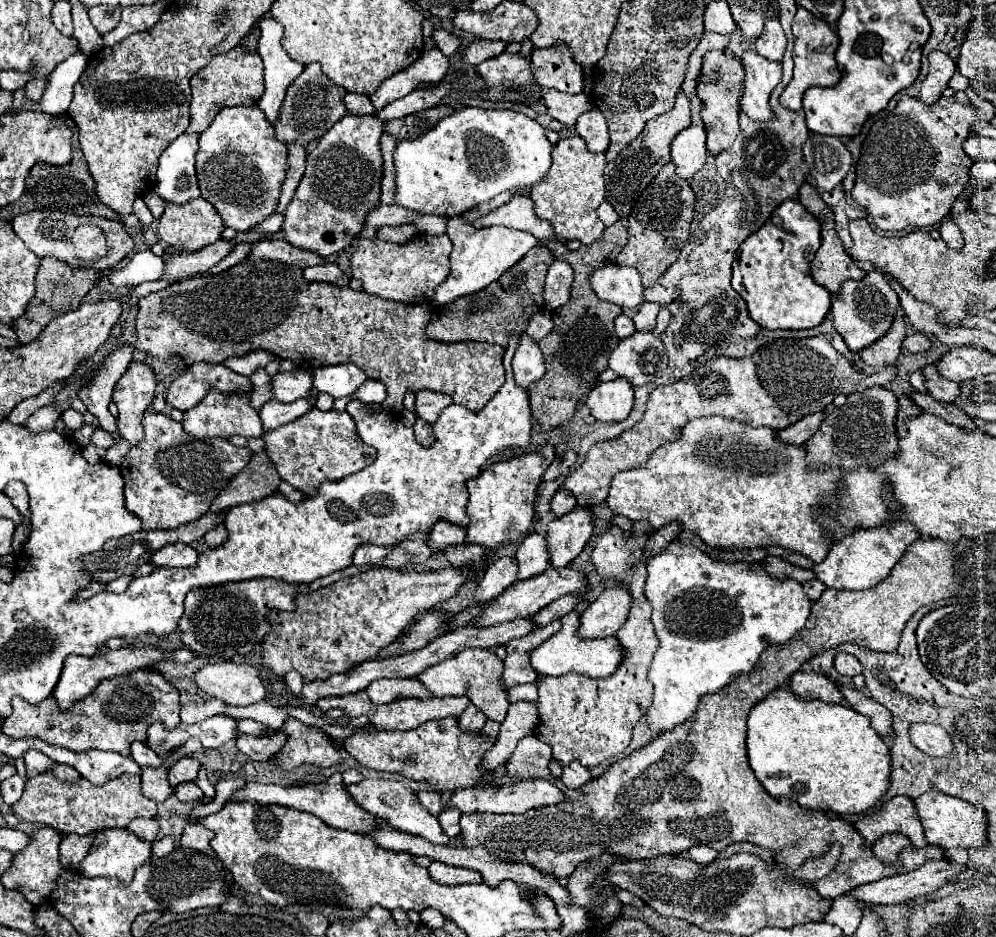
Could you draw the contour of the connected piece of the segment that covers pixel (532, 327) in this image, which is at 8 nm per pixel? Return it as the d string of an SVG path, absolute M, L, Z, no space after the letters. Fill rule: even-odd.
M538 312L538 314L534 314L534 318L530 318L528 328L526 328L526 334L534 342L540 342L552 328L554 328L554 322L550 318L550 312Z

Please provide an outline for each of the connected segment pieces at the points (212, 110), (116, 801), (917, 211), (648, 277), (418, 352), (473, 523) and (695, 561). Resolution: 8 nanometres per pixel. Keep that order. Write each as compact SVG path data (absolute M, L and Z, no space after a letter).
M236 46L226 54L214 56L210 60L210 64L200 70L192 80L192 102L190 102L190 126L188 126L188 134L202 134L210 122L214 120L214 116L218 114L218 110L226 108L226 106L252 106L258 102L258 98L264 94L264 66L262 66L262 58L258 54L248 54L244 52L244 48Z
M46 770L26 780L24 794L12 804L12 812L26 822L44 824L62 834L90 834L104 828L126 828L138 816L154 818L156 802L142 796L140 776L134 774L122 774L102 786L94 786L86 778L80 778L78 782L62 782L50 770Z
M902 96L892 112L872 124L864 140L862 160L856 166L852 198L868 210L876 228L884 232L910 232L924 226L936 226L950 214L952 204L968 184L970 168L974 164L962 150L962 142L968 138L972 122L976 122L974 108L954 102L954 98L942 96L934 106L928 106L918 98Z
M668 162L634 204L628 218L630 220L628 244L618 254L616 262L620 266L634 266L642 276L642 286L644 288L652 286L668 270L668 266L676 262L680 250L688 242L692 216L694 216L694 192L686 180L676 176L674 164Z
M244 260L242 264L222 272L222 274L216 274L216 276L206 276L206 278L192 278L192 280L182 280L174 286L168 286L160 292L154 292L154 294L148 294L144 296L140 302L138 302L138 316L136 316L136 332L138 332L138 342L140 342L140 350L148 352L150 356L158 358L158 360L170 360L172 356L178 356L182 358L182 362L186 366L194 364L194 362L224 362L226 358L230 356L244 356L252 350L268 350L270 354L282 358L282 360L292 360L296 366L300 368L322 368L322 366L330 366L330 364L346 364L346 362L352 362L356 364L360 370L364 370L364 374L370 378L370 380L380 380L386 390L388 390L388 398L382 402L382 408L384 410L394 410L394 412L400 412L402 410L402 400L404 400L404 394L408 390L434 390L434 392L442 392L442 394L448 394L452 396L454 404L460 404L472 412L478 412L486 406L486 402L494 396L494 392L504 384L504 366L502 366L502 354L504 354L504 348L500 348L498 344L488 344L488 342L454 342L443 343L436 342L436 340L430 340L426 336L426 326L431 318L430 306L404 306L400 302L388 302L388 300L382 300L382 298L376 298L376 296L368 296L364 294L362 290L348 290L348 288L338 288L338 286L332 286L332 284L318 284L318 282L306 282L302 278L302 270L296 268L296 266L284 266L280 262L248 262Z
M544 444L534 452L494 462L482 470L482 474L474 480L468 480L470 500L466 512L470 516L470 524L466 526L466 540L476 542L488 548L498 548L506 542L518 542L526 536L528 526L534 518L534 502L536 502L536 488L540 484L542 474L556 458L556 446Z
M678 540L670 542L660 554L648 560L644 594L652 604L652 624L660 640L648 670L648 678L654 684L654 702L648 708L648 726L654 726L660 732L688 720L696 712L702 696L718 692L736 676L750 672L764 648L790 640L806 624L812 606L800 582L770 578L760 562L726 564L722 560L712 560L694 546L684 546Z

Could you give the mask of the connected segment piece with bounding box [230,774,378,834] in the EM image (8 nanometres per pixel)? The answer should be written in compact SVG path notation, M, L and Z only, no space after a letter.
M334 774L326 780L326 784L306 784L306 786L272 786L272 784L256 784L256 782L248 782L246 788L238 790L236 794L232 794L230 800L242 802L242 800L252 800L258 804L280 804L280 806L290 806L302 812L310 812L318 818L322 818L328 826L338 828L338 830L350 830L350 832L358 832L358 834L370 834L372 830L378 828L376 818L366 812L360 804L356 804L352 800L352 796L346 792L342 776Z

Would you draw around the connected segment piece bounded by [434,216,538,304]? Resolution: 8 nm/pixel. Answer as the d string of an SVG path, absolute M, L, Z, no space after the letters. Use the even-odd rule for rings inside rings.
M462 216L448 218L446 234L454 244L454 250L450 254L450 274L436 288L436 294L434 294L436 304L448 304L460 296L480 292L490 282L498 280L504 270L514 266L530 248L538 244L538 240L528 232L512 230L506 226L490 226L490 228L478 230L470 222L466 222Z

